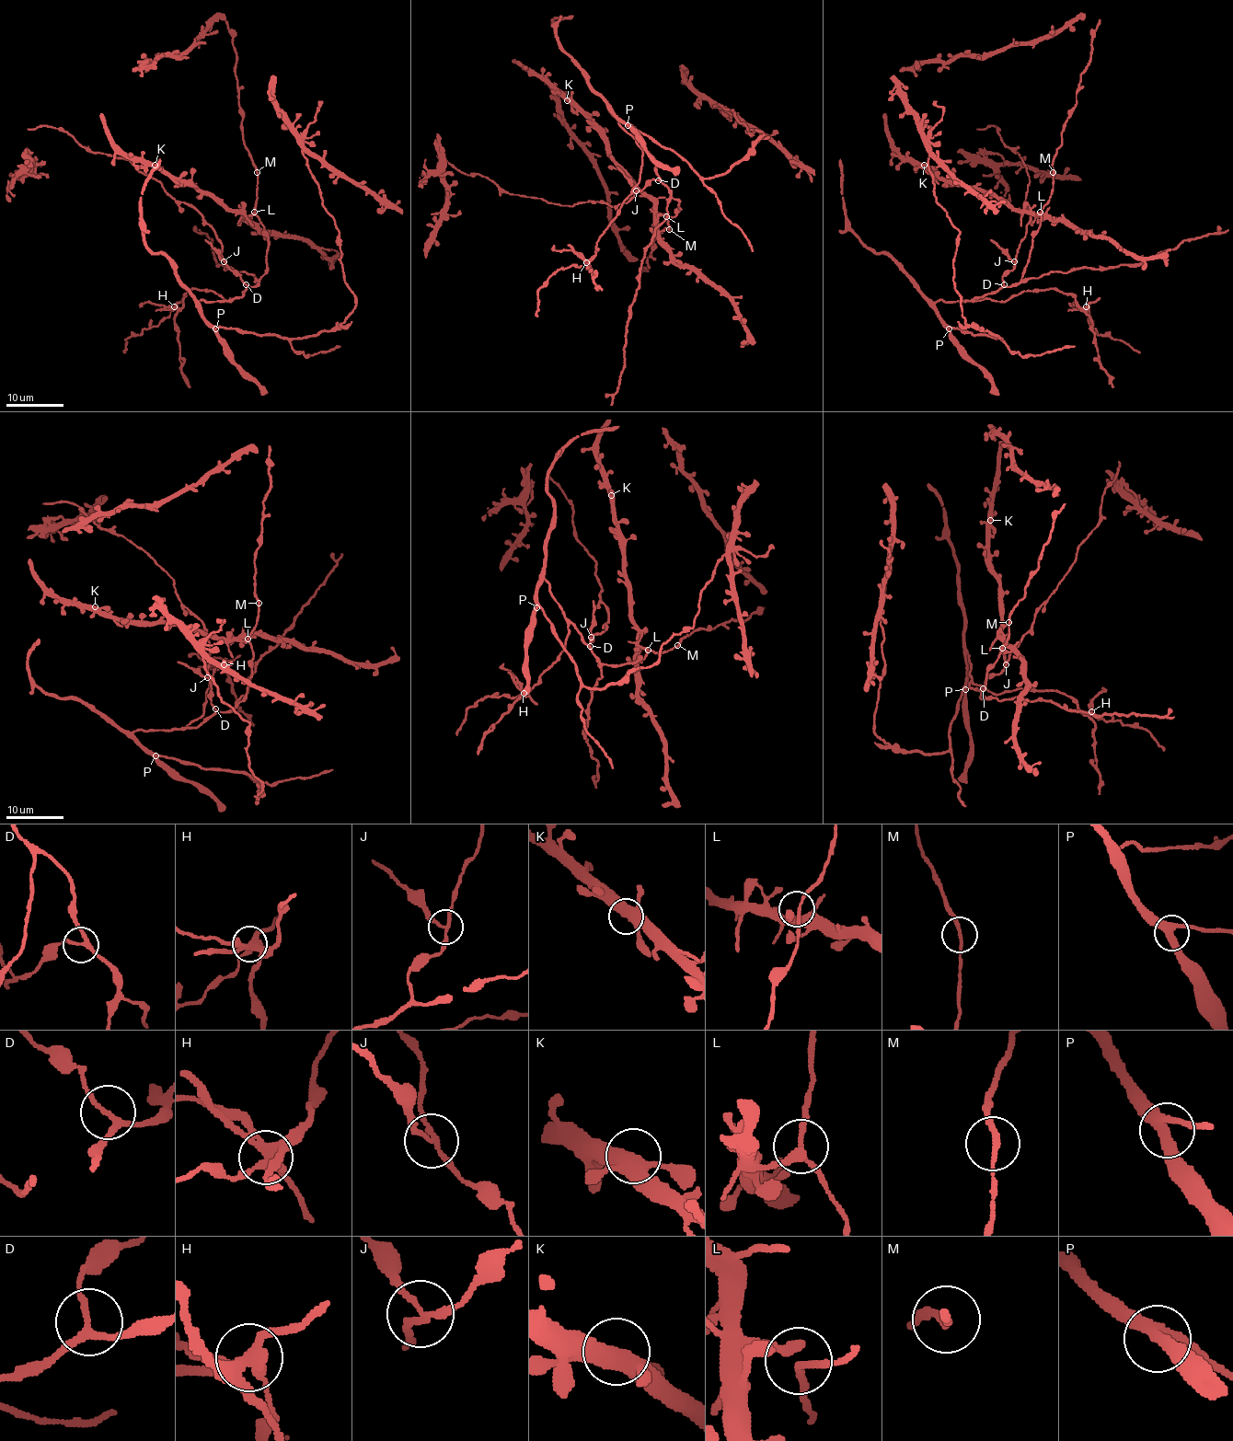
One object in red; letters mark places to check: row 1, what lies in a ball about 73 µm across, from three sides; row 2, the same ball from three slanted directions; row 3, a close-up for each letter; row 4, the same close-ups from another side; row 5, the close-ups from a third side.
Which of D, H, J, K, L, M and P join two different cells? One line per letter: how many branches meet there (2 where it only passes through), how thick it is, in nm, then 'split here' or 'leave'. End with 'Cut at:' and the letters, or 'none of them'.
D: 3 branches meet; 190 nm thick; leave
H: 4 branches meet; 340 nm thick; split here
J: 3 branches meet; 150 nm thick; split here
K: 4 branches meet; 440 nm thick; leave
L: 3 branches meet; 200 nm thick; leave
M: 2 branches meet; 190 nm thick; leave
P: 3 branches meet; 360 nm thick; leave
Cut at: H, J

